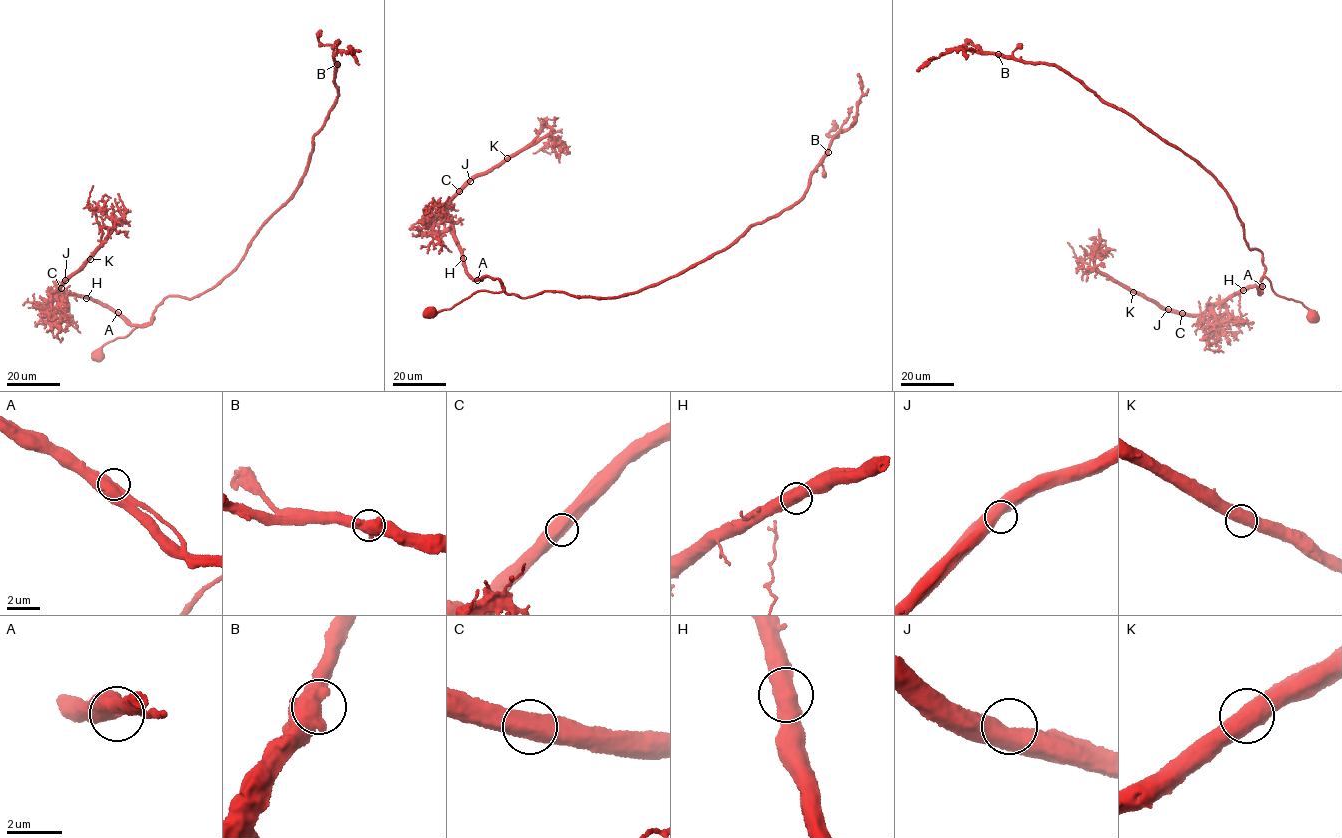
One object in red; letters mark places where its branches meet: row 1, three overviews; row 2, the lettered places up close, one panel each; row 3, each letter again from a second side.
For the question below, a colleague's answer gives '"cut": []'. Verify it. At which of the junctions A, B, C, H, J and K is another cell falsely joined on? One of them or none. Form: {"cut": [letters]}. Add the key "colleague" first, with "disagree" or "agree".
{"colleague": "agree", "cut": []}

